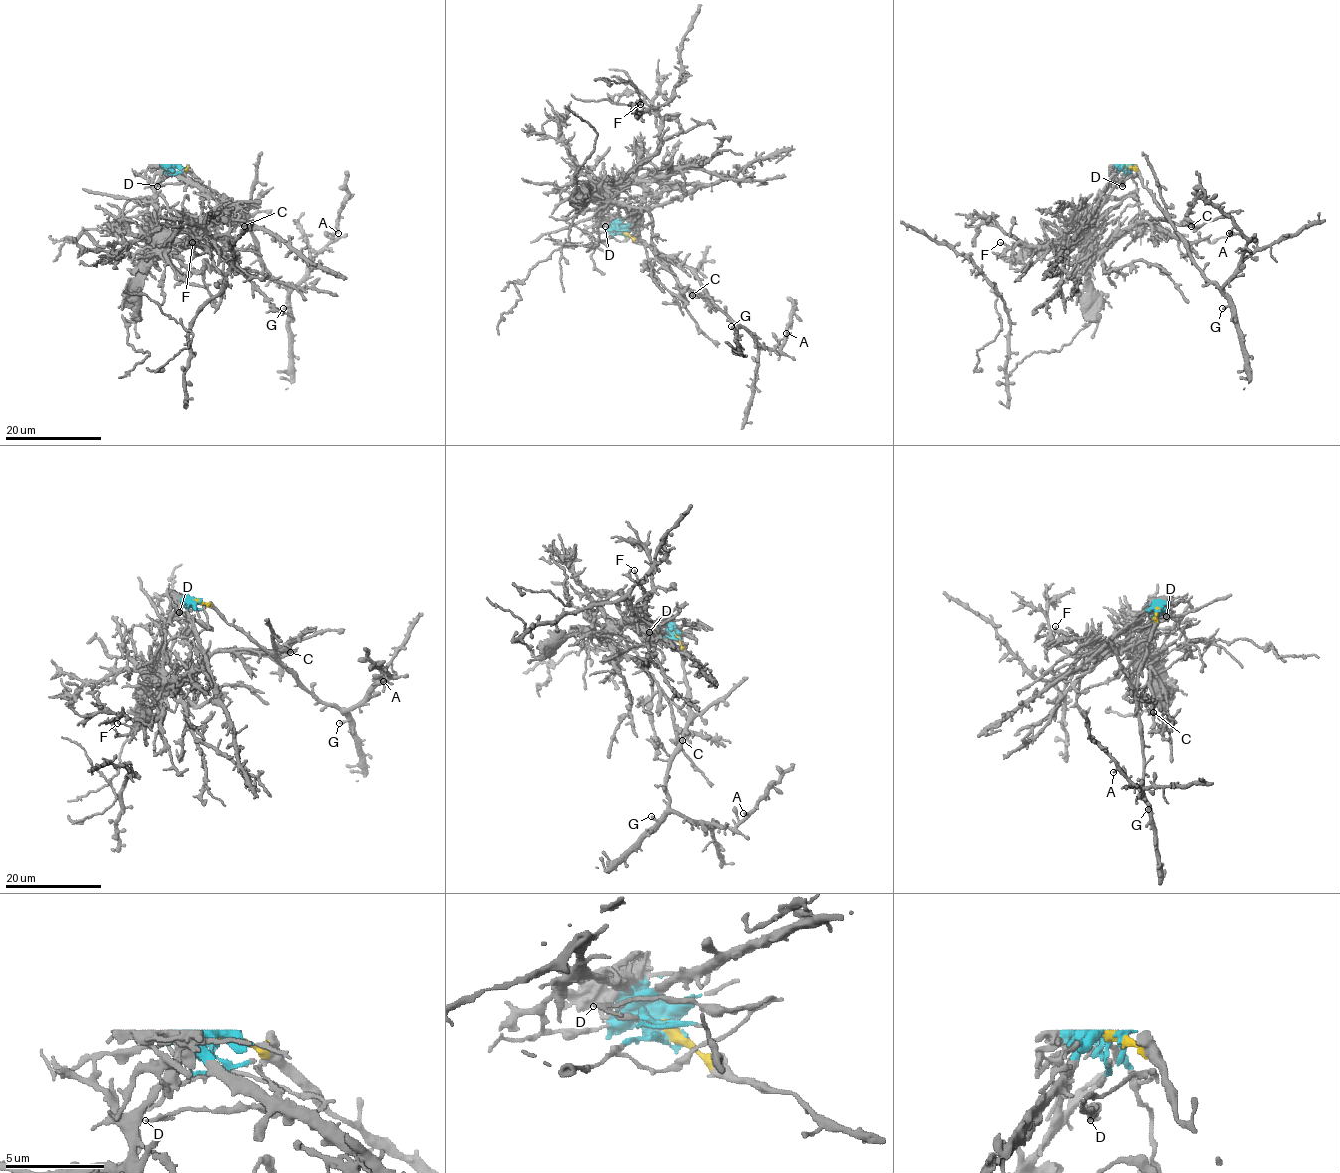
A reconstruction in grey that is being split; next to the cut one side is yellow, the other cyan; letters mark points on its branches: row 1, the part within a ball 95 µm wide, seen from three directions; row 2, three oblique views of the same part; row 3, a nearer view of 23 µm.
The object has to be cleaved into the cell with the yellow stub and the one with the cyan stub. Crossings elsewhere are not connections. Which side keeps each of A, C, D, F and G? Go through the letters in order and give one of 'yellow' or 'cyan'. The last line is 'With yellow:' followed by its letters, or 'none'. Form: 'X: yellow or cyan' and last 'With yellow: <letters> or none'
A: yellow
C: cyan
D: cyan
F: cyan
G: yellow
With yellow: A, G

